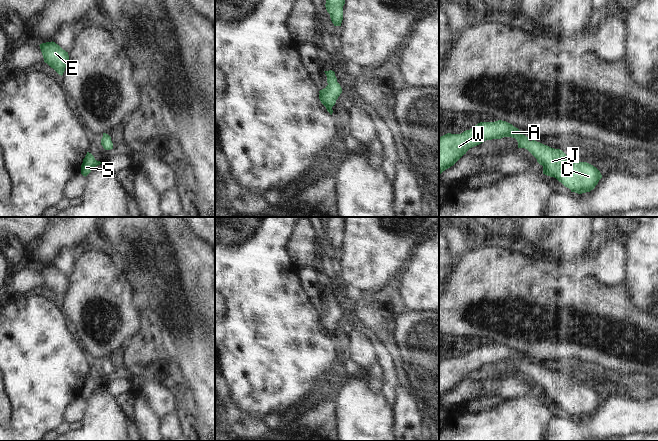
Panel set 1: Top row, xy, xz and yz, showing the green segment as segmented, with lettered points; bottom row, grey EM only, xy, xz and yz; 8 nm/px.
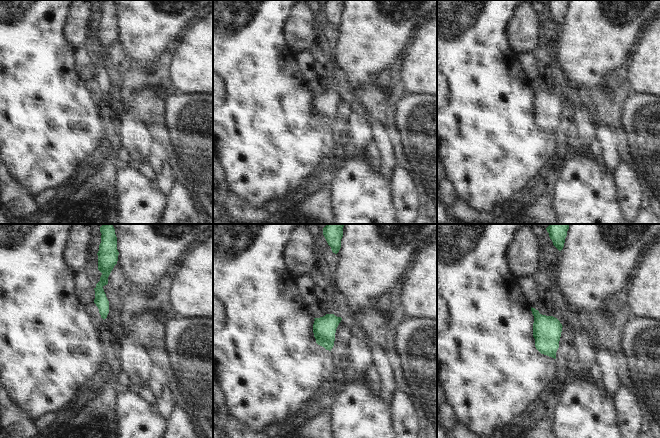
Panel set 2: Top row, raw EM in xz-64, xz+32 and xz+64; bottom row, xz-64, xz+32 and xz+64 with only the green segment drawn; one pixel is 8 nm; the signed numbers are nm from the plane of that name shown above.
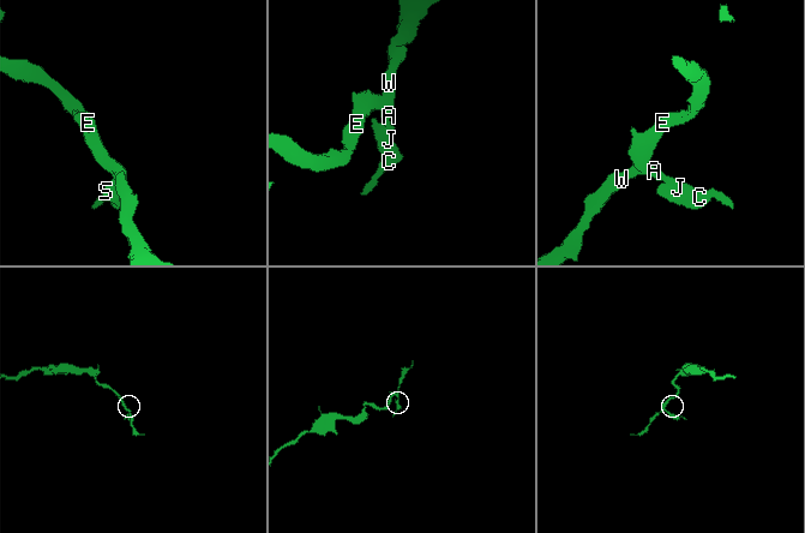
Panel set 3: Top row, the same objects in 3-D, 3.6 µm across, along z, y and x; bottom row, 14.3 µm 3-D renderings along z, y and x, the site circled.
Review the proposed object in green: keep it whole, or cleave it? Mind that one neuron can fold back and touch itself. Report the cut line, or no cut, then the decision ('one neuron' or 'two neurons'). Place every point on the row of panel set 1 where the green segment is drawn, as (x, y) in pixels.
no cut | one neuron

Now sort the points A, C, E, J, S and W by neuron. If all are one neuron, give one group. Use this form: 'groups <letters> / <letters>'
groups A C E J S W

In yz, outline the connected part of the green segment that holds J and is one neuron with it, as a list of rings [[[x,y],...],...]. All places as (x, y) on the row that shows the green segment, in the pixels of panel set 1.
[[[498,120],[480,122],[461,134],[447,133],[439,137],[439,176],[453,166],[466,152],[486,140],[515,138],[518,148],[527,149],[543,166],[543,174],[556,178],[571,192],[590,192],[602,178],[600,171],[587,162],[567,156],[562,150],[554,149],[535,140],[529,141],[512,124]]]

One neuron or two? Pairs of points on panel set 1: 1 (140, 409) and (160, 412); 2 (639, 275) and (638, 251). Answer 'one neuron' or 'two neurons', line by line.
1: two neurons
2: one neuron

